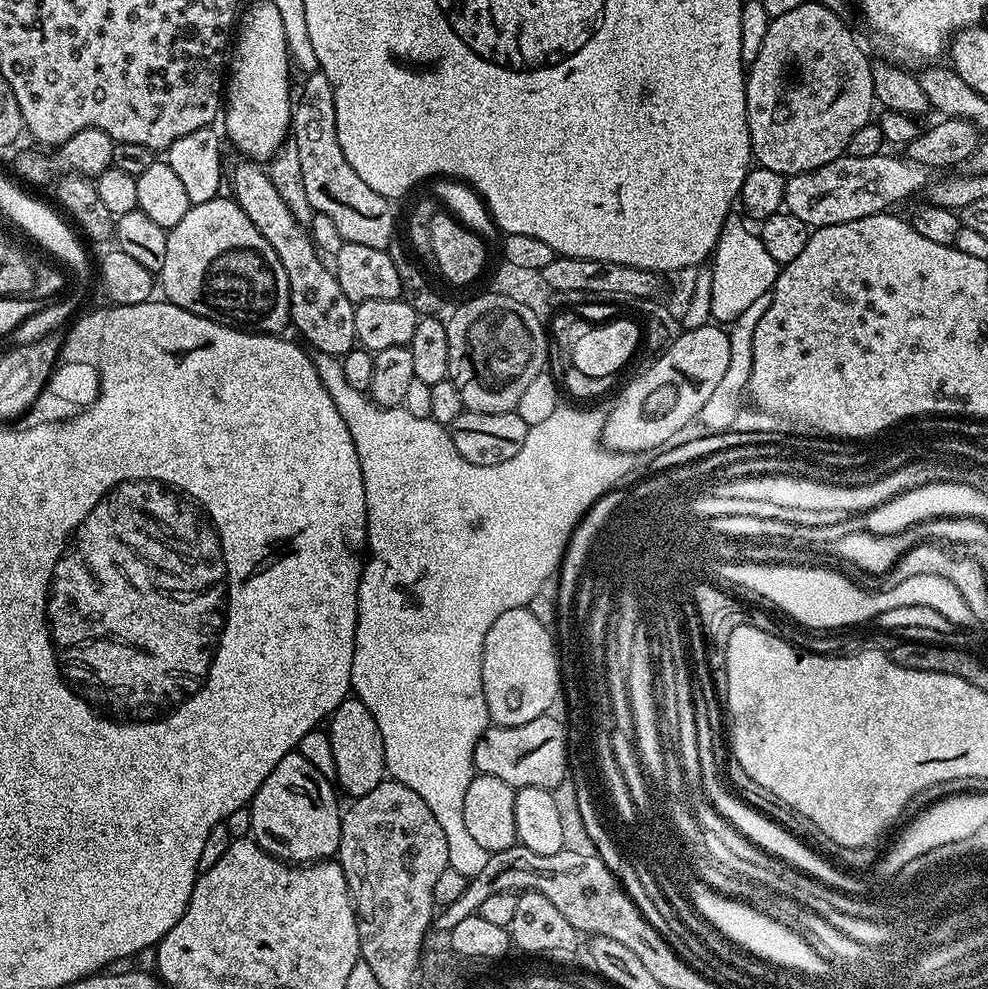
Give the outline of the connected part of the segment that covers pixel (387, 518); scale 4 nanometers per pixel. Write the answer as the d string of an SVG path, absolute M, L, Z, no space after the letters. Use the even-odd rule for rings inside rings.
M313 351L311 353L312 361L314 362L314 370L318 370L318 378L322 378L322 386L326 386L326 390L330 394L330 398L334 398L334 404L338 406L338 412L342 414L342 418L348 423L356 449L358 450L358 462L362 466L362 478L366 486L366 510L368 511L368 542L366 545L366 559L362 564L362 571L360 574L360 589L358 590L358 610L356 611L356 641L354 642L354 662L352 663L352 686L351 691L354 693L355 699L361 700L366 706L366 710L370 710L370 714L374 714L374 722L378 722L378 730L382 734L382 746L384 747L384 766L387 775L393 780L397 780L402 786L410 786L410 790L414 790L414 794L418 794L418 798L422 798L422 802L426 802L426 806L430 806L430 814L434 814L434 818L438 818L438 826L442 826L442 834L446 834L446 850L448 851L448 866L454 870L458 870L458 874L466 877L472 877L478 874L478 870L486 867L486 862L489 858L489 852L482 850L482 845L473 838L470 834L470 829L466 826L466 817L462 814L462 806L466 802L466 790L470 790L470 782L474 775L474 750L476 743L484 737L484 732L489 728L490 721L488 719L488 707L486 706L486 694L482 690L482 654L484 653L484 639L486 634L490 634L490 626L494 626L494 621L498 619L498 614L506 614L506 610L514 610L515 608L526 608L533 603L541 595L540 587L543 586L544 580L548 580L557 575L558 569L563 561L565 552L570 547L568 539L572 536L572 531L580 524L580 519L591 510L592 507L597 507L598 501L609 495L632 471L636 468L637 457L630 452L614 452L610 448L605 448L602 443L602 433L604 430L605 417L600 416L596 412L583 412L580 408L567 408L561 406L554 410L554 414L550 414L550 418L545 418L543 422L531 425L526 434L526 442L522 442L522 450L518 450L518 454L514 454L514 458L506 458L506 462L498 462L494 466L478 466L474 462L466 462L466 458L462 458L462 454L458 454L458 446L454 446L452 441L452 433L447 427L433 420L426 418L418 418L414 414L410 414L410 410L406 410L403 406L394 408L381 408L379 404L375 404L363 391L355 389L350 386L346 380L346 374L343 373L343 366L337 357L326 354L325 352Z

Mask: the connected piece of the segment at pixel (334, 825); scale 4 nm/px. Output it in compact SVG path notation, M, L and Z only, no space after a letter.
M298 750L286 754L286 758L282 758L282 762L274 766L274 770L270 770L266 782L262 782L262 786L258 786L258 790L252 795L251 839L271 856L276 856L289 864L310 864L335 857L340 850L342 815L342 804L336 801L336 796L338 797L338 792L333 781L323 776L306 758L302 758Z

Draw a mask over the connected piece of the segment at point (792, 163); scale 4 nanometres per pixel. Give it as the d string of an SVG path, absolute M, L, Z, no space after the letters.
M805 2L787 14L769 19L766 42L762 42L758 58L754 58L746 72L748 129L752 155L759 167L781 172L786 178L818 170L818 166L826 166L826 162L845 155L850 138L873 119L876 95L872 60L844 25L844 19L841 13L832 12L819 2Z

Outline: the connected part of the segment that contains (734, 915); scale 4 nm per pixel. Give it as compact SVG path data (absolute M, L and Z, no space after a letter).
M706 886L694 890L694 895L696 895L696 901L699 903L700 917L707 920L713 928L723 933L725 937L731 938L737 945L743 946L749 953L755 954L773 965L782 962L795 965L797 968L807 969L811 973L825 971L825 963L828 960L822 954L816 952L811 943L808 945L807 942L809 943L809 941L795 927L782 922L774 922L774 918L754 910L749 904L726 898L722 894L711 891Z

